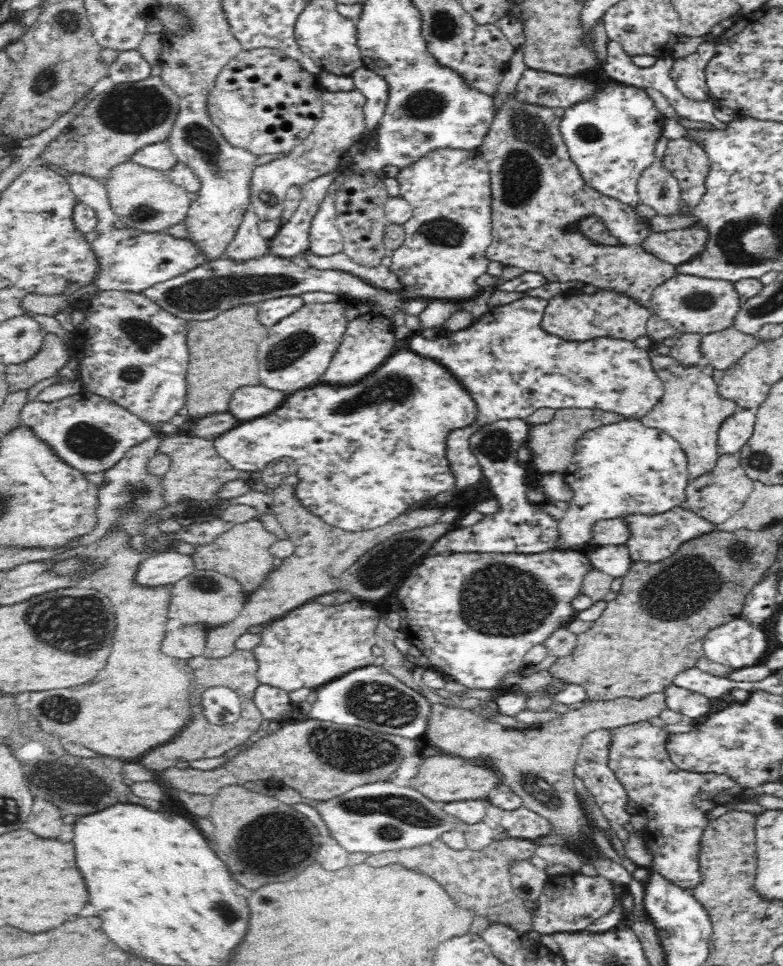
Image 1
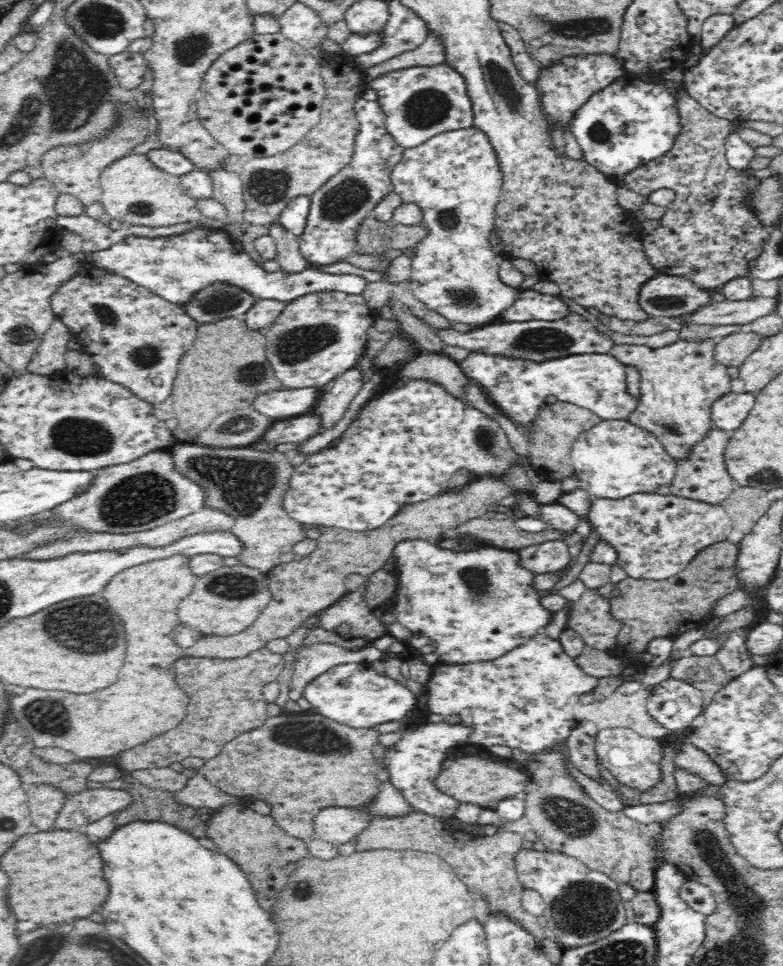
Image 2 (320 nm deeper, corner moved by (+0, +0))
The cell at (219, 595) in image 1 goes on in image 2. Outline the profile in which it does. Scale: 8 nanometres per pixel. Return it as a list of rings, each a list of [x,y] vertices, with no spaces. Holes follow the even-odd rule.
[[[246,565],[223,566],[197,580],[194,590],[179,604],[180,623],[199,630],[203,635],[232,636],[244,632],[256,622],[272,600],[270,578]]]

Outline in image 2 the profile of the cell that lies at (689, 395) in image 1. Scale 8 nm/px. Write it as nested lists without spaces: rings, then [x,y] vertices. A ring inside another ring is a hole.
[[[679,339],[677,342],[659,348],[640,344],[615,344],[608,352],[609,356],[618,360],[618,363],[626,367],[634,367],[640,373],[640,391],[636,408],[630,412],[627,420],[656,436],[666,449],[666,453],[675,460],[688,456],[690,448],[705,438],[705,435],[713,428],[712,403],[732,390],[730,374],[727,372],[728,367],[716,361],[715,344],[716,340],[712,339],[704,341]]]

